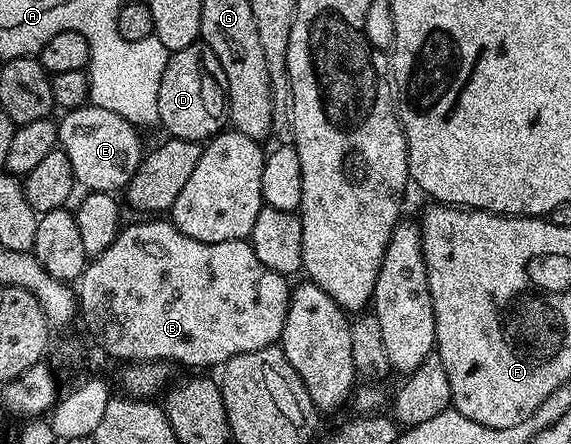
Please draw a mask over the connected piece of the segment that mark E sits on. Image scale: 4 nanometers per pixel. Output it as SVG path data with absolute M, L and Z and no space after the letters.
M83 106L72 108L58 124L58 143L72 162L75 181L92 192L113 192L125 189L136 174L144 148L138 145L139 129L112 110Z

